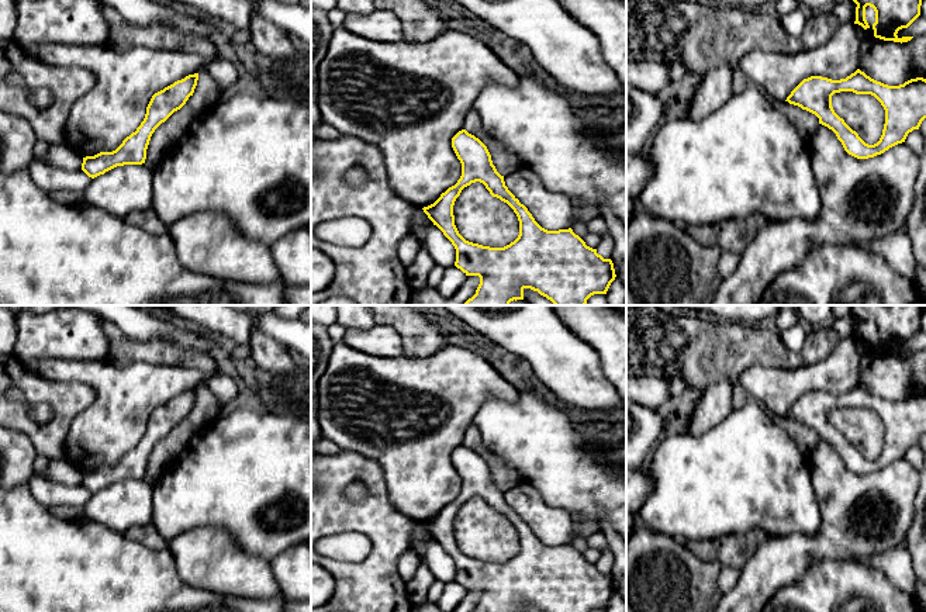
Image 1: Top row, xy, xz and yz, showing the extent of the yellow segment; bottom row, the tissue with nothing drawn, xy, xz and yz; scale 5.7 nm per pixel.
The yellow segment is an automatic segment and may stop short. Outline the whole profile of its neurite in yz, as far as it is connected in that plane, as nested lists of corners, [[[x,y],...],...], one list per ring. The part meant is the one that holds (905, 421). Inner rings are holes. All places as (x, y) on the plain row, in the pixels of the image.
[[[857,384],[846,394],[832,395],[822,391],[804,394],[787,412],[789,419],[815,429],[819,439],[832,445],[844,466],[868,474],[905,457],[909,447],[919,445],[926,433],[926,394],[916,393],[899,401],[888,401]],[[840,407],[874,411],[885,425],[885,439],[880,456],[865,459],[832,422],[832,411]]]

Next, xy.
[[[198,388],[189,390],[155,408],[146,422],[145,433],[137,446],[127,452],[115,466],[83,473],[82,485],[94,494],[117,481],[145,478],[152,449],[175,426],[186,419],[194,408],[197,395]]]

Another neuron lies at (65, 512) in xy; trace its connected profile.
[[[69,505],[49,506],[48,509],[53,516],[62,521],[73,521],[84,516],[83,508]]]

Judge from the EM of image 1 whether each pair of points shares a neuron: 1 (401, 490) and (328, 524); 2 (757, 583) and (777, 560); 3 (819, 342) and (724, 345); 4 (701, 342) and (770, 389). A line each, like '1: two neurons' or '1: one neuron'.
1: two neurons
2: one neuron
3: one neuron
4: two neurons

